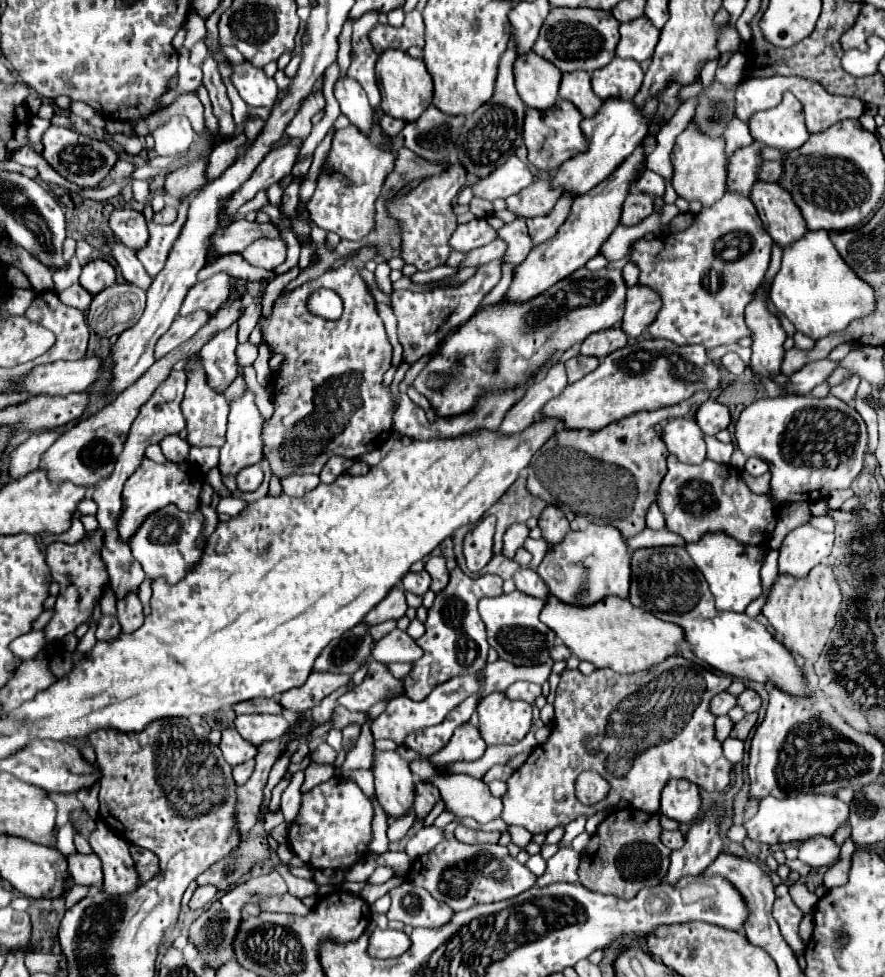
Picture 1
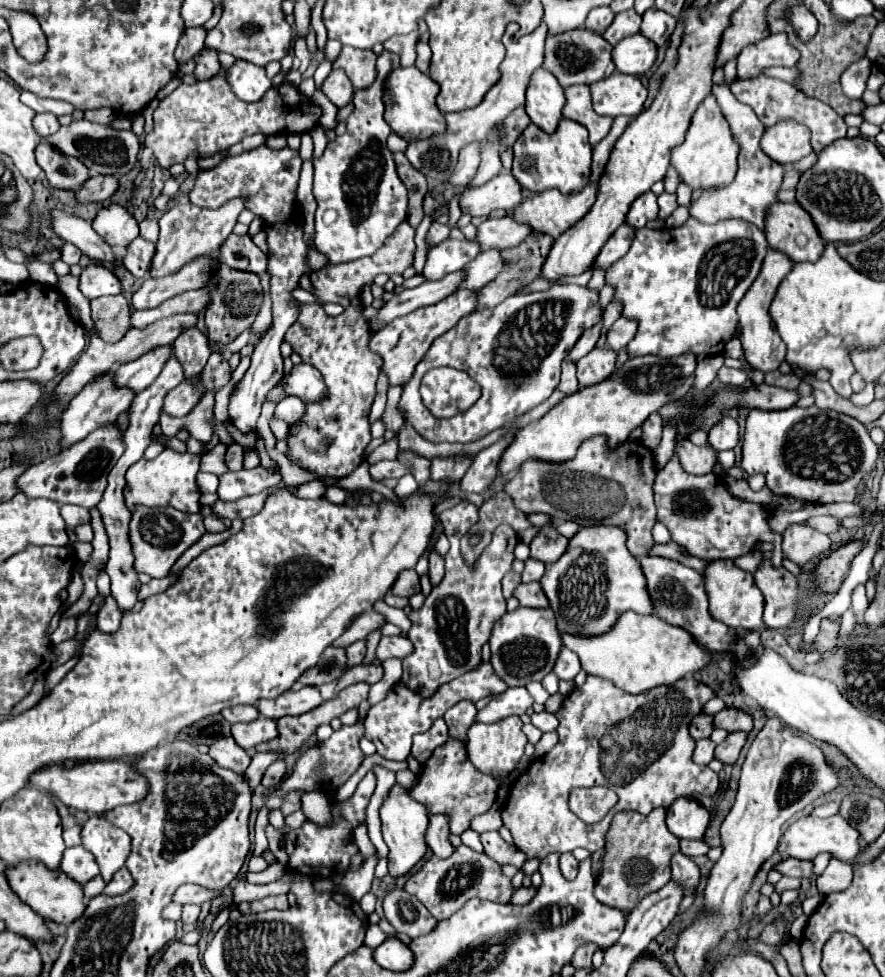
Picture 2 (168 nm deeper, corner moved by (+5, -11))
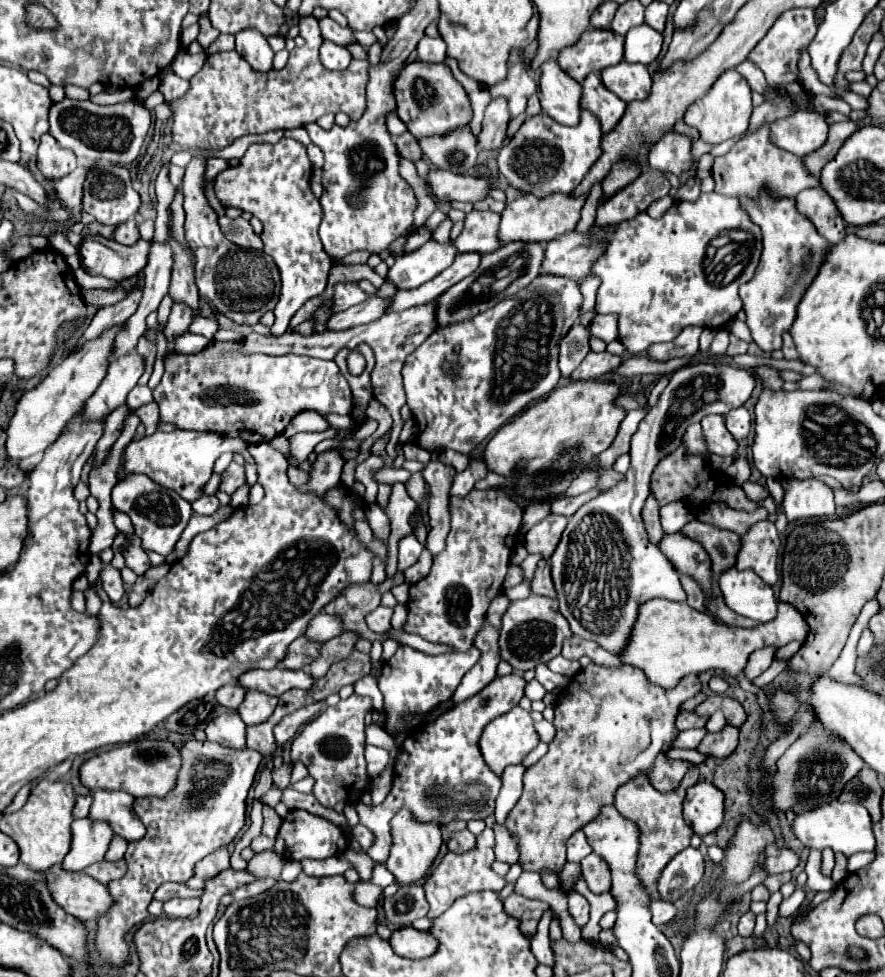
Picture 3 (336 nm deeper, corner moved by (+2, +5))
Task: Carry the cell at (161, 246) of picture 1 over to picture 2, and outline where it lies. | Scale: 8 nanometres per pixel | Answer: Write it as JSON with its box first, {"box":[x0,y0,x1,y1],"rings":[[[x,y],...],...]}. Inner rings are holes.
{"box":[123,238,155,278],"rings":[[[137,238],[137,240],[133,240],[133,244],[129,244],[129,248],[123,256],[123,266],[135,278],[145,278],[149,274],[153,252],[155,252],[155,244],[147,242],[143,238]]]}

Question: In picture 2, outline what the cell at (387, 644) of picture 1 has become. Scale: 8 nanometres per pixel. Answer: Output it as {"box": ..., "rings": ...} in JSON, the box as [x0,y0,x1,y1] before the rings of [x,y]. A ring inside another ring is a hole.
{"box":[377,636,413,662],"rings":[[[381,636],[381,642],[377,646],[377,658],[383,662],[387,658],[405,658],[413,652],[413,646],[409,638],[403,636]]]}

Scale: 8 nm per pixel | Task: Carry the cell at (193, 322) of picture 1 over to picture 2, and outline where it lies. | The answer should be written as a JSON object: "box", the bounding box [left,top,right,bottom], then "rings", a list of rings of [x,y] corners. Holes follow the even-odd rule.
{"box":[115,346,171,394],"rings":[[[161,346],[145,356],[139,356],[137,360],[123,364],[115,370],[115,386],[131,388],[135,394],[145,390],[161,372],[163,364],[171,356],[171,346]]]}

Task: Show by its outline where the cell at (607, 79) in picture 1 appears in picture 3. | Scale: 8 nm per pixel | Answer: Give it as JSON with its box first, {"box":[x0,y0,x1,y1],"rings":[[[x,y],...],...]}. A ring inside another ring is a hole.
{"box":[600,62,652,102],"rings":[[[620,62],[616,66],[608,66],[600,72],[602,84],[614,92],[624,102],[642,100],[648,96],[648,90],[652,86],[652,76],[648,74],[648,68],[644,64],[630,64]]]}

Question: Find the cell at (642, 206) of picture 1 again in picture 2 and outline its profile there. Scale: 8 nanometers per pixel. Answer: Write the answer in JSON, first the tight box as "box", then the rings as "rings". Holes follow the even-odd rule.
{"box":[593,224,635,270],"rings":[[[623,224],[617,228],[617,232],[613,232],[611,240],[605,242],[605,246],[601,248],[597,260],[593,262],[593,268],[599,268],[599,270],[607,270],[613,262],[617,262],[621,256],[627,254],[629,246],[631,246],[631,240],[635,236],[635,228]]]}

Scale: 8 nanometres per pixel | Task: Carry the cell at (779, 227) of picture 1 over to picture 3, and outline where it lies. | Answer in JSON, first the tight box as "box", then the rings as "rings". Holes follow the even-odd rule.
{"box":[796,188,846,244],"rings":[[[808,188],[796,196],[796,208],[802,216],[806,216],[820,236],[824,236],[830,244],[838,244],[844,240],[846,224],[836,212],[836,206],[832,204],[832,198],[822,188]]]}

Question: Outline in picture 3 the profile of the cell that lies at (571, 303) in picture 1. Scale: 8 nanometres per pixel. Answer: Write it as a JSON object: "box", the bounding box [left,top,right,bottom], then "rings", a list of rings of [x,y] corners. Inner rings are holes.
{"box":[404,272,582,454],"rings":[[[540,272],[528,288],[522,288],[510,298],[500,300],[496,308],[490,308],[478,316],[462,322],[438,328],[422,342],[404,362],[404,390],[406,404],[418,424],[418,444],[426,450],[450,448],[464,454],[472,454],[480,444],[486,442],[500,426],[504,426],[512,416],[520,414],[536,398],[548,396],[556,386],[560,376],[558,370],[558,348],[560,340],[578,322],[582,306],[582,292],[578,282],[566,276]],[[442,362],[458,362],[458,378],[450,378],[442,372]]]}

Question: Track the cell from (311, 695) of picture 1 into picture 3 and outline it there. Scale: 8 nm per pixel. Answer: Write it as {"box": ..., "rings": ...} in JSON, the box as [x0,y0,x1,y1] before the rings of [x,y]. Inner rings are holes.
{"box":[240,670,314,696],"rings":[[[252,670],[240,676],[240,684],[248,690],[258,690],[268,696],[282,696],[292,688],[308,690],[314,684],[314,678],[304,670]]]}

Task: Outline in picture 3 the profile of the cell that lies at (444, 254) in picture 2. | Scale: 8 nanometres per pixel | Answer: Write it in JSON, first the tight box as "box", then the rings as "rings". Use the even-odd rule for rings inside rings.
{"box":[388,240,458,290],"rings":[[[428,240],[418,250],[400,256],[400,260],[396,260],[396,264],[390,268],[388,278],[396,284],[398,290],[416,288],[432,280],[442,270],[446,270],[454,262],[456,254],[458,252],[452,240],[448,242]]]}

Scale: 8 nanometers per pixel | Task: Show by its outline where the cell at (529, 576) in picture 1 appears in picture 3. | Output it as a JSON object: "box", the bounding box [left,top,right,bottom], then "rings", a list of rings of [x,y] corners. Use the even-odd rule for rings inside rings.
{"box":[530,560,556,598],"rings":[[[540,560],[538,568],[536,568],[536,572],[534,572],[534,578],[530,580],[530,588],[532,588],[532,594],[556,598],[556,590],[554,590],[554,584],[552,584],[548,560]]]}

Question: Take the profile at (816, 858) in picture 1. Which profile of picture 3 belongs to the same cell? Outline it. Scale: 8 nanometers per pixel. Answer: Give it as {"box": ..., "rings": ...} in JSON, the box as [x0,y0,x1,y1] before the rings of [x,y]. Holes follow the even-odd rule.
{"box":[764,846,800,874],"rings":[[[770,846],[766,852],[766,864],[764,868],[768,870],[768,874],[780,874],[780,872],[788,872],[794,870],[798,866],[800,858],[794,850],[786,848],[786,846]]]}

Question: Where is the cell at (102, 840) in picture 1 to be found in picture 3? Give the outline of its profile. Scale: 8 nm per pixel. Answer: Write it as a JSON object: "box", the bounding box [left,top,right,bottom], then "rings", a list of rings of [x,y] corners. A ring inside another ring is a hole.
{"box":[90,790,146,842],"rings":[[[96,790],[94,802],[90,808],[90,820],[108,822],[114,830],[114,836],[122,836],[126,842],[140,840],[146,834],[146,828],[140,818],[132,812],[132,796],[126,792],[104,792]]]}

